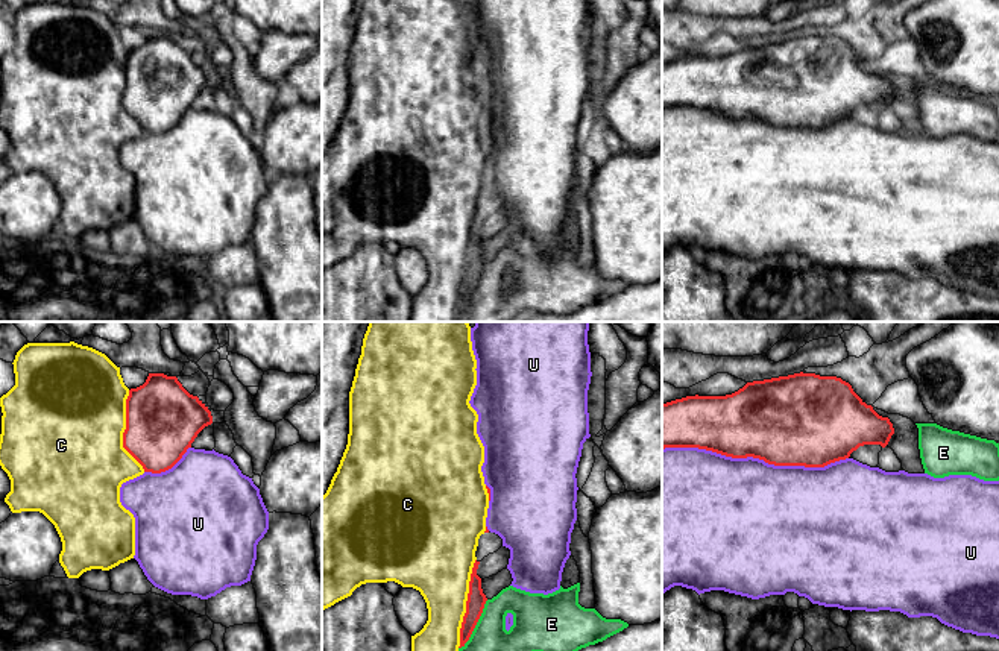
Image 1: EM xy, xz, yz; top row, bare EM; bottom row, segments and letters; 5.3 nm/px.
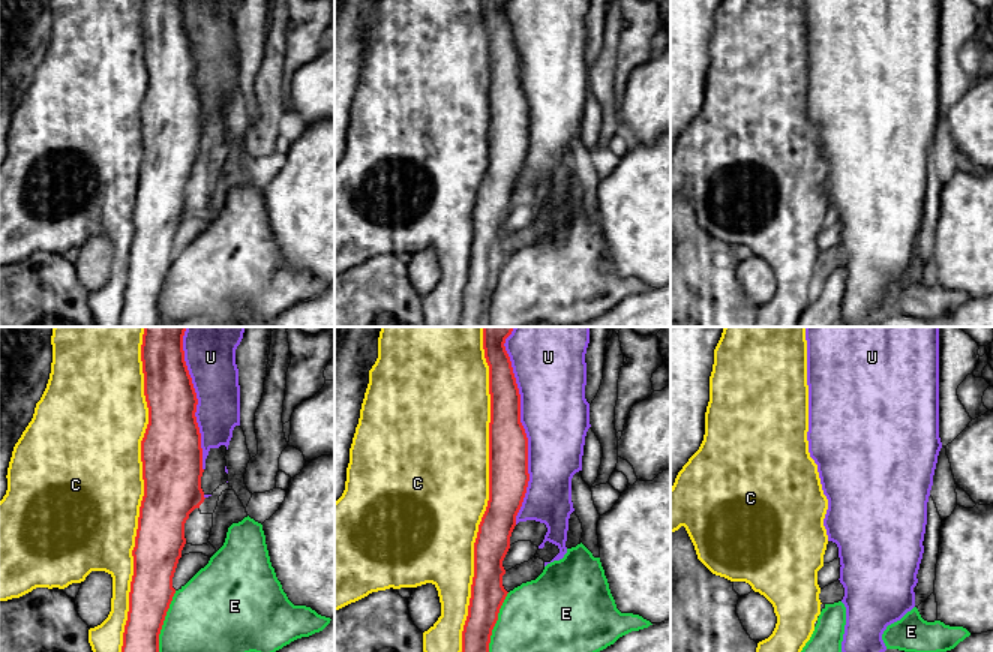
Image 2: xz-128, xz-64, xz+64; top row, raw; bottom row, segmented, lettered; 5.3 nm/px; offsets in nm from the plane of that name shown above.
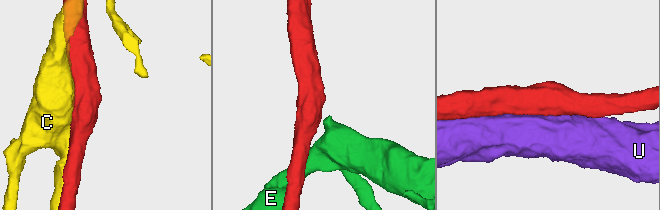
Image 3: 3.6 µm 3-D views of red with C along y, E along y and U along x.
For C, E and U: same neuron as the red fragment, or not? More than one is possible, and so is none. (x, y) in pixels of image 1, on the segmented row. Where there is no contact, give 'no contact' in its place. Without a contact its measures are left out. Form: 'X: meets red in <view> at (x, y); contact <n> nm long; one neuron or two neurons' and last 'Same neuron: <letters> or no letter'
C: meets red in xz at (466, 603); contact 480 nm long; two neurons
E: meets red in xz at (475, 624); contact 300 nm long; two neurons
U: meets red in yz at (755, 457); contact 1000 nm long; one neuron
Same neuron: U

